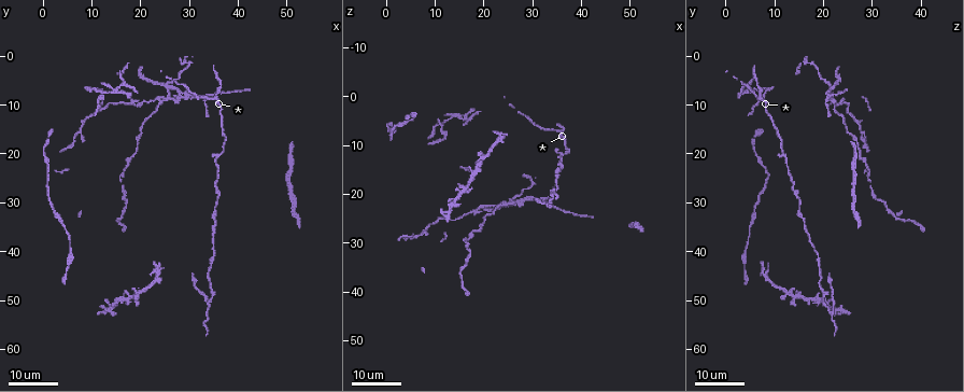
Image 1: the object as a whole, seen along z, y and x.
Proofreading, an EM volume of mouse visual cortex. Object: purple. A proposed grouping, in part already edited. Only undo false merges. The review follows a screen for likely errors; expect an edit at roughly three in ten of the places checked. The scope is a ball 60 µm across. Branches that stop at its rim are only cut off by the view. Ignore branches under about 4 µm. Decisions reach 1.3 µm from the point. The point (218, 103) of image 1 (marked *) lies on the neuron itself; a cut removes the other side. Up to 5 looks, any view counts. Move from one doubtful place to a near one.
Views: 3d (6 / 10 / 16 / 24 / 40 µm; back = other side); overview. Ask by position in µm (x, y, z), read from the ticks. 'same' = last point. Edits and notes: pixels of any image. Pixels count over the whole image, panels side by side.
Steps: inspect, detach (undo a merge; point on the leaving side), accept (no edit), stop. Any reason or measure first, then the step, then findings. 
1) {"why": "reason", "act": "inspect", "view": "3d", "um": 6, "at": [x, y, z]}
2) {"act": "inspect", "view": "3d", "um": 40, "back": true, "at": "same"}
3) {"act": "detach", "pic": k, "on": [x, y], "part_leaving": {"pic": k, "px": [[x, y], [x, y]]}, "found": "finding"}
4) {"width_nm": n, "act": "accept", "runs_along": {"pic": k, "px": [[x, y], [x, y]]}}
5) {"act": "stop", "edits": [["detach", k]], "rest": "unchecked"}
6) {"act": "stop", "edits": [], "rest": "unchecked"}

{"why": "sudden change in width", "act": "inspect", "view": "3d", "um": 24, "at": [17.0, 27.0, 30.0]}

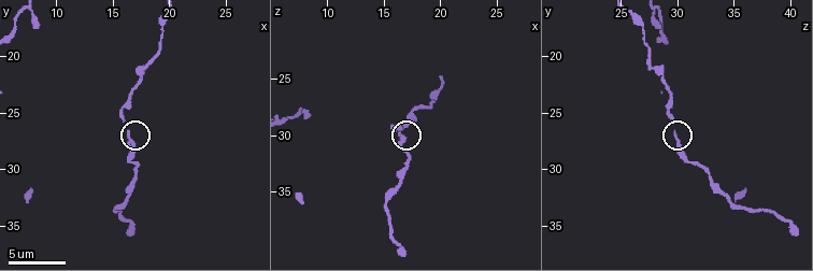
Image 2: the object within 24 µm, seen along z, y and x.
{"act": "inspect", "view": "3d", "um": 10, "at": [16.6, 27.4, 30.2]}

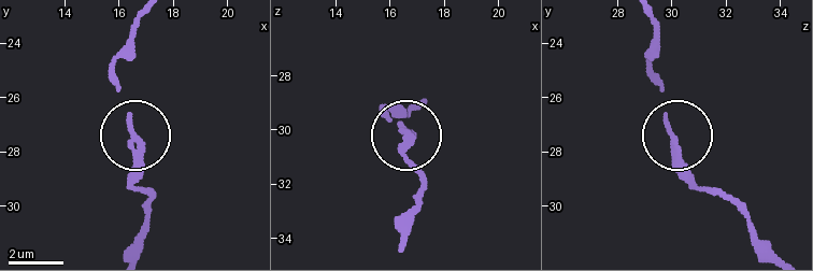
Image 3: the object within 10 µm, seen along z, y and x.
{"act": "accept", "runs_along": {"pic": 3, "px": [[650, 20], [656, 34], [650, 69], [680, 166], [710, 191]]}, "found": "one neuron here"}

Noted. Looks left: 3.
{"why": "four-way junction", "act": "inspect", "view": "3d", "um": 16, "at": [18.5, 49.5, 15.0]}

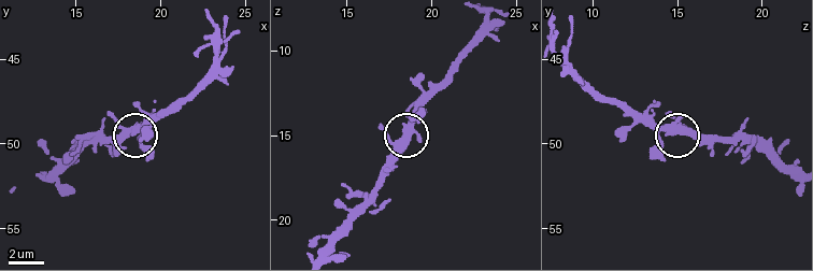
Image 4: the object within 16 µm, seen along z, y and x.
{"why": "closer look", "act": "inspect", "view": "3d", "um": 6, "at": [18.4, 49.2, 14.8]}

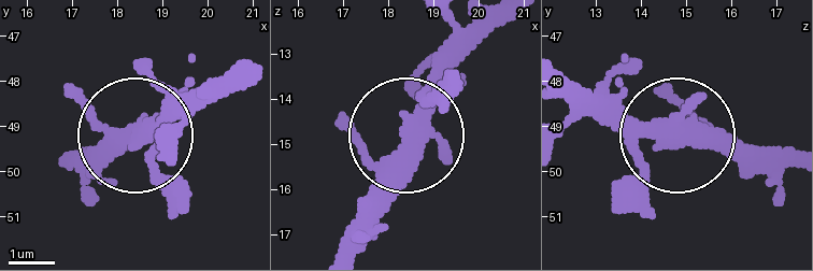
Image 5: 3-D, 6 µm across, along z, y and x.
{"act": "accept", "found": "continuous, no second neuron"}

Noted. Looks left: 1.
{"act": "stop", "edits": [], "rest": "unchecked"}

